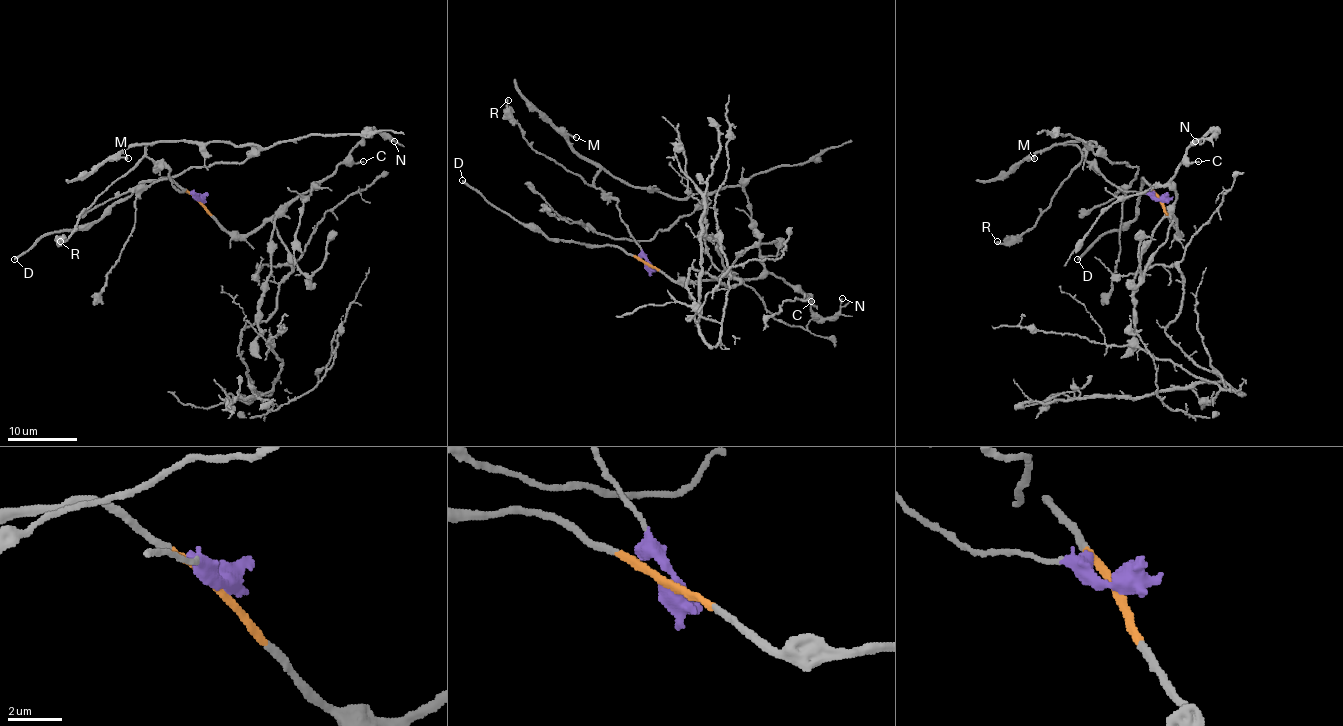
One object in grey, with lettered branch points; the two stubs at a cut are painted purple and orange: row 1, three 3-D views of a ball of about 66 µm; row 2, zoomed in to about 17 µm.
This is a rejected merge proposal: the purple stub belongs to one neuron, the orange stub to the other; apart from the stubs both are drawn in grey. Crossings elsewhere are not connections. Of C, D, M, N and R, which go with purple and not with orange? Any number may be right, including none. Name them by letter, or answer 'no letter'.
M, R

